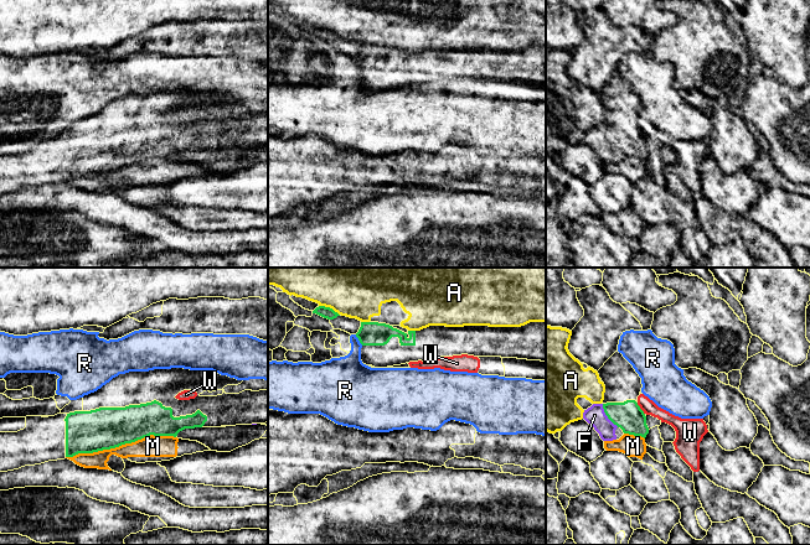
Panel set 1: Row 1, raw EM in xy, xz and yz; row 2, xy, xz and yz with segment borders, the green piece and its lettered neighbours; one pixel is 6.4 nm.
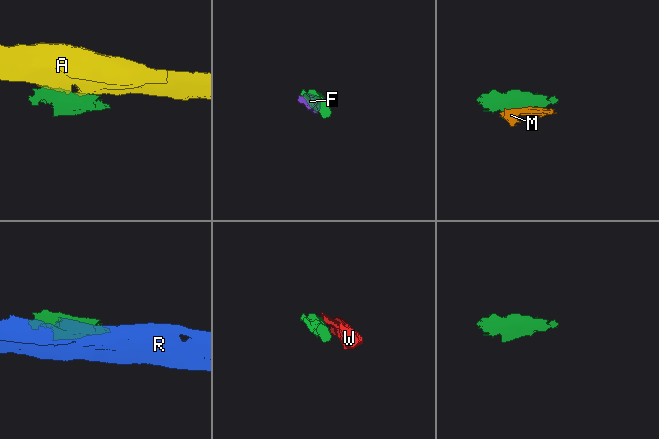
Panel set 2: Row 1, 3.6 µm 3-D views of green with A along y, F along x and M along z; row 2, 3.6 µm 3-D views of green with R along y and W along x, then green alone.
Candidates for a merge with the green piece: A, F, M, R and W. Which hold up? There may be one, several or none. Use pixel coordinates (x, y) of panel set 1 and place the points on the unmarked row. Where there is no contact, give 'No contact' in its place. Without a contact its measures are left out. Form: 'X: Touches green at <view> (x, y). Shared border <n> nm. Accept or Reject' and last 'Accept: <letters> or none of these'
A: Touches green at xz (329, 30). Shared border 150 nm. Reject
F: Touches green at yz (607, 138). Shared border 190 nm. Reject
M: Touches green at xy (120, 167). Shared border 750 nm. Reject
R: Touches green at xz (359, 62). Shared border 90 nm. Reject
W: Touches green at yz (640, 131). Shared border 90 nm. Reject
Accept: none of these

